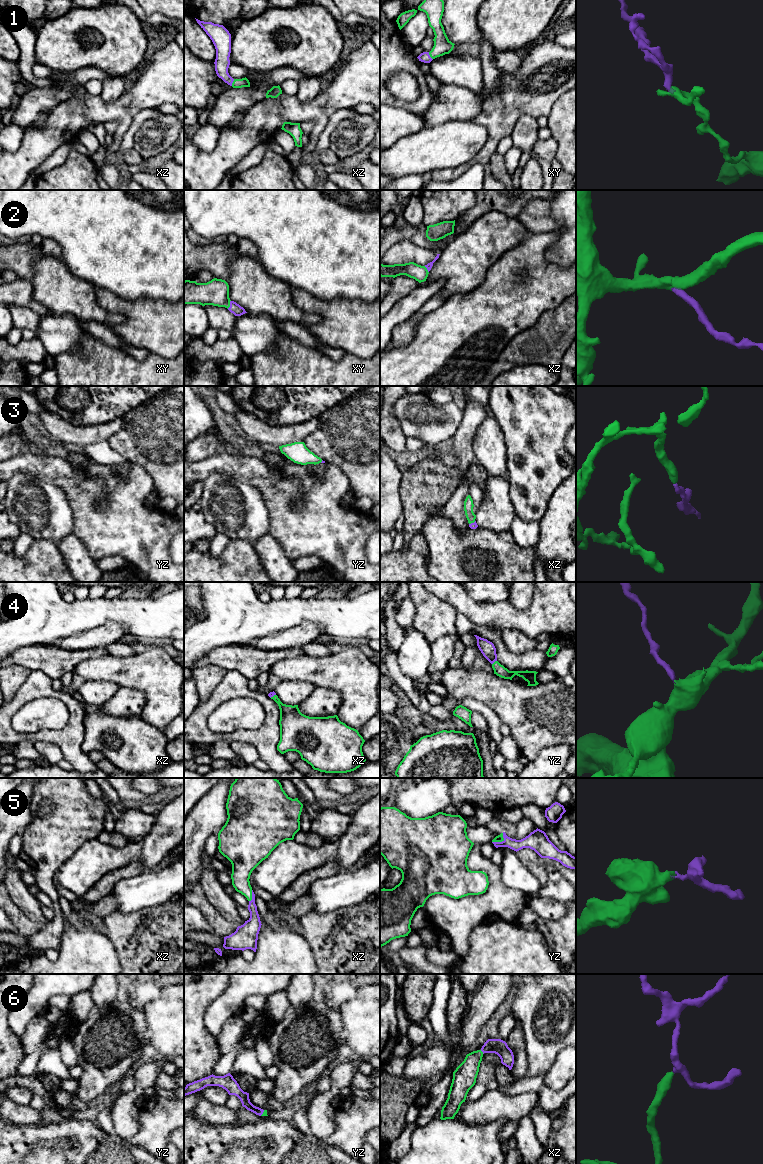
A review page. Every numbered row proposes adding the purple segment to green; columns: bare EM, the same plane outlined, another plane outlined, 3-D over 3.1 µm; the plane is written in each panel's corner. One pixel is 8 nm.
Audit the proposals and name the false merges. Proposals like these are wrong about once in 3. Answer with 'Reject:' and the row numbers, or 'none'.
Reject: none

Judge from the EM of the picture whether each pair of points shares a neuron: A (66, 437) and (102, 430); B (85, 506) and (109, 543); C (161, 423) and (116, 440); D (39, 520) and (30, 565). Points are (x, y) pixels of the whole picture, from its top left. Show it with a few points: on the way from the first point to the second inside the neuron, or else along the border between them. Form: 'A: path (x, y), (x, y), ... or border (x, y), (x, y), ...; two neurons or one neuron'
A: path (75, 434), (93, 434); one neuron
B: path (94, 515), (109, 530), (109, 534); one neuron
C: path (150, 434), (143, 441), (127, 441); one neuron
D: border (34, 539), (49, 539), (56, 545); two neurons

